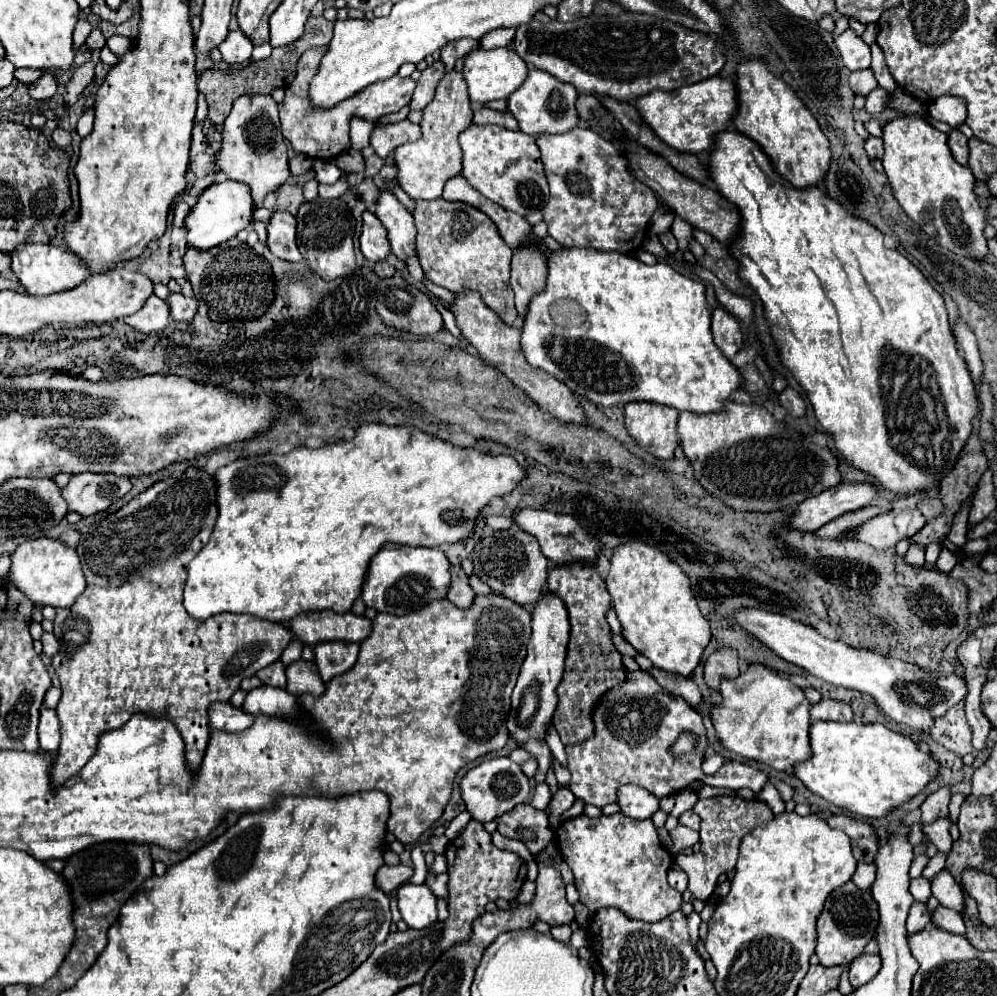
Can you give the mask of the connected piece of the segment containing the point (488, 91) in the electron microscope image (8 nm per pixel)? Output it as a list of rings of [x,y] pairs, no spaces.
[[[511,47],[473,51],[465,57],[465,65],[463,65],[463,75],[469,85],[469,97],[473,103],[479,103],[479,105],[485,105],[493,99],[507,99],[515,89],[521,87],[521,83],[527,77],[527,71],[529,71],[527,63]]]

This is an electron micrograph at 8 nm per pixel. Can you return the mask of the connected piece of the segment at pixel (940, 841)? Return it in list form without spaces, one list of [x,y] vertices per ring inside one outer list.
[[[941,817],[941,819],[935,819],[933,823],[929,825],[921,825],[921,831],[925,835],[927,841],[931,841],[937,851],[943,851],[943,853],[949,853],[951,851],[951,835],[949,835],[949,827],[953,825],[953,821],[949,821],[949,817]]]

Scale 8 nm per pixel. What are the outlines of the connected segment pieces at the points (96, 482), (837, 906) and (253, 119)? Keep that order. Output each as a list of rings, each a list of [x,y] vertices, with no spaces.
[[[75,473],[67,487],[61,489],[69,509],[87,517],[105,511],[111,503],[121,499],[131,489],[131,481],[121,475],[109,473]]]
[[[853,881],[837,887],[825,901],[825,907],[817,919],[817,957],[821,965],[845,965],[861,955],[863,947],[875,937],[879,923],[879,911],[873,895],[861,891]]]
[[[241,95],[233,101],[233,109],[225,119],[223,147],[217,153],[217,167],[227,173],[229,179],[247,183],[255,207],[259,207],[267,193],[279,189],[289,173],[287,145],[281,135],[277,103],[271,95]]]

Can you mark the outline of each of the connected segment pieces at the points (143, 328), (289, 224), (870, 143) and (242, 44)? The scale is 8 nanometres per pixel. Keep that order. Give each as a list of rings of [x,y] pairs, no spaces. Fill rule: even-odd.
[[[151,295],[137,313],[125,317],[123,321],[141,333],[161,331],[169,325],[169,305],[157,295]]]
[[[277,211],[267,223],[267,247],[283,261],[303,261],[295,243],[295,217],[287,211]]]
[[[869,137],[865,141],[865,149],[869,153],[869,159],[871,159],[871,165],[877,169],[877,171],[883,171],[883,165],[881,165],[881,159],[883,159],[883,139],[879,137]]]
[[[235,29],[235,31],[227,33],[219,51],[223,55],[223,61],[227,61],[229,65],[241,65],[251,57],[253,43],[249,41],[249,37],[241,29]]]

